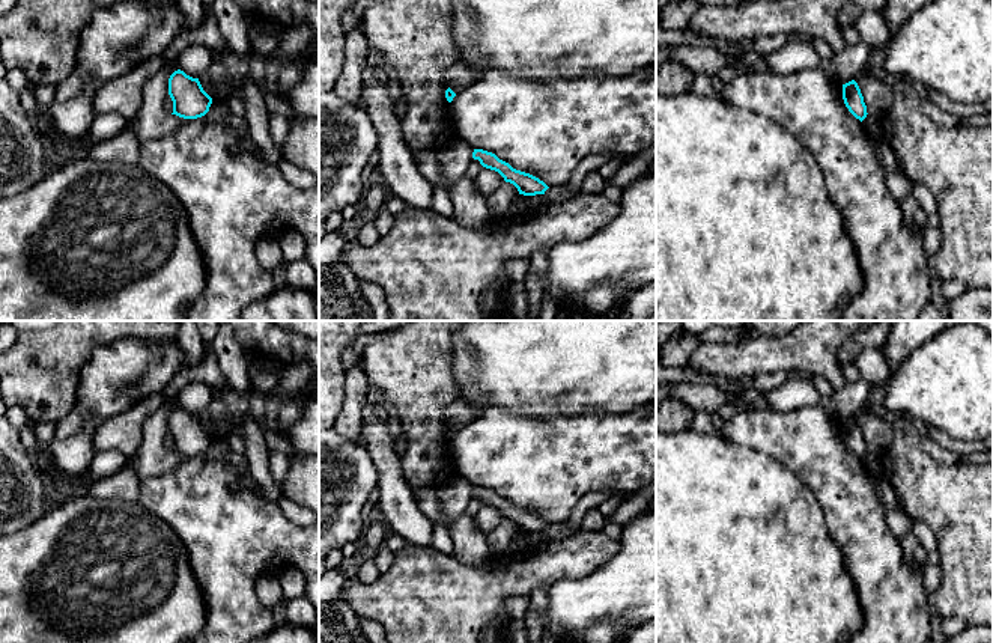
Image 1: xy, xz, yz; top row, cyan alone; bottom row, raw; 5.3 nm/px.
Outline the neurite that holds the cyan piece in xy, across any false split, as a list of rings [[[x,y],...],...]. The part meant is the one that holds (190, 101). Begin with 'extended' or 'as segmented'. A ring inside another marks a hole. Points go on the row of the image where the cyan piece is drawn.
as segmented | [[[175,71],[169,78],[169,95],[173,101],[173,113],[184,119],[197,119],[209,111],[212,98],[203,90],[199,78]]]

